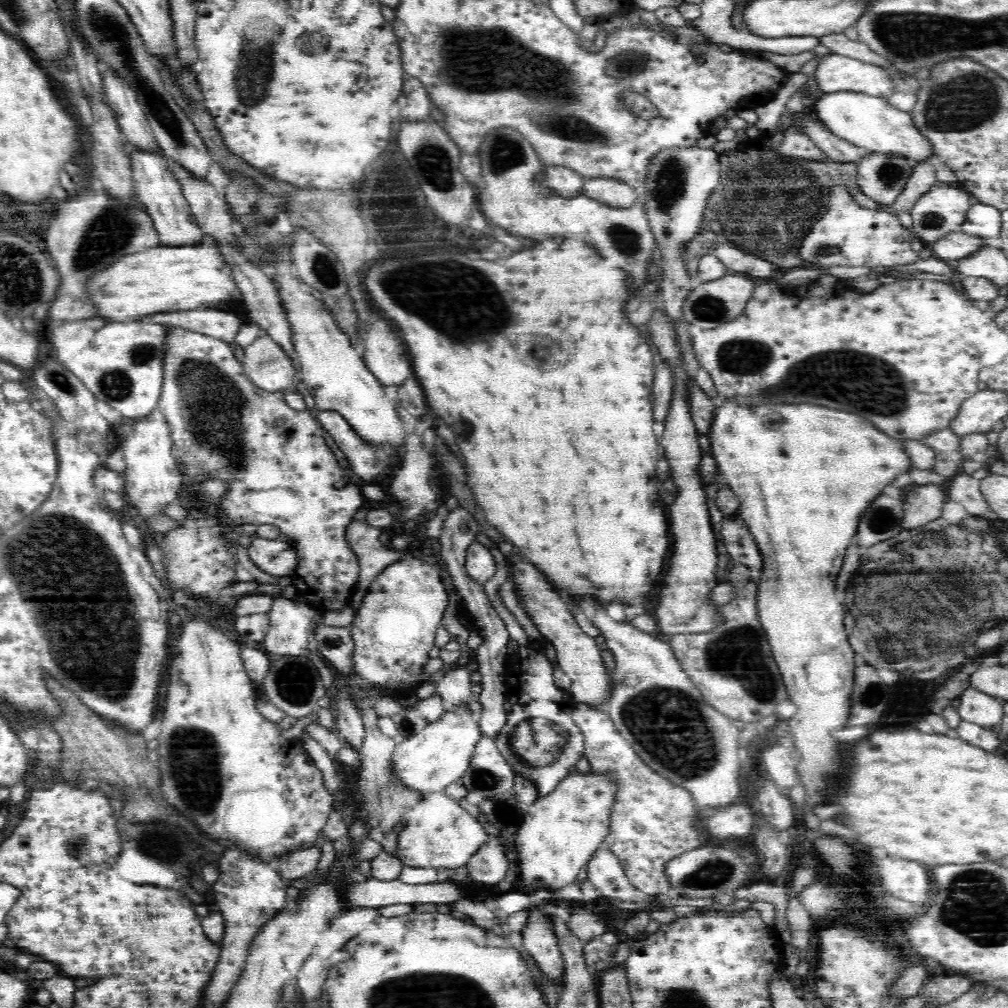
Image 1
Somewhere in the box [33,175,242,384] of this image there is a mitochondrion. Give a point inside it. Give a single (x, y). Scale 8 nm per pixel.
(111, 232)

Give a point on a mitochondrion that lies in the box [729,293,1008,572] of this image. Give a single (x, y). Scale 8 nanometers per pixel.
(881, 519)

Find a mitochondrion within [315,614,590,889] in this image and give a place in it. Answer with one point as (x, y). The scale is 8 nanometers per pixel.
(543, 743)

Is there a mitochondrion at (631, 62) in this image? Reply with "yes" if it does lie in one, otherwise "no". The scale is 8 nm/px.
yes

